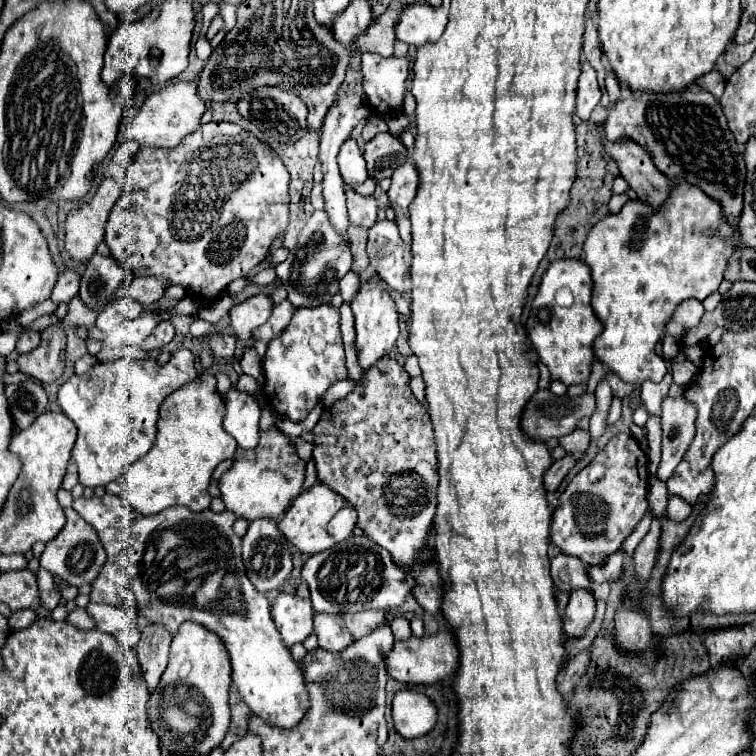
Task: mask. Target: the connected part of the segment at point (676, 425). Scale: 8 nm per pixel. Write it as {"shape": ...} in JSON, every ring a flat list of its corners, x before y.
{"shape":[[664,398,662,402,662,458,656,476,668,480,674,466,684,456,684,450,692,442,696,410,684,398]]}

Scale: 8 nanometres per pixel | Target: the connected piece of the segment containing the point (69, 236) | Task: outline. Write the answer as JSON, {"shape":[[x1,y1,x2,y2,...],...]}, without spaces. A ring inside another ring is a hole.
{"shape":[[104,178,90,202,74,210,66,220,66,252,74,262,88,264,104,240,104,226,112,206,122,196,112,178]]}

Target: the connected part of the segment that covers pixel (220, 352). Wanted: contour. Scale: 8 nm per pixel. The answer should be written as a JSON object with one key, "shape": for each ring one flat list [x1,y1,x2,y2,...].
{"shape":[[214,336,210,340,210,350,214,358,232,358,236,350,236,338,234,336]]}

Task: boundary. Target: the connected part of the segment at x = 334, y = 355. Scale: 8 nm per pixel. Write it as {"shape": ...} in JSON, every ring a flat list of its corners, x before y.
{"shape":[[330,304,298,308,286,330,268,344,262,370,266,378,262,392,272,410,294,422,302,422,334,382,348,378,340,336,340,314]]}

